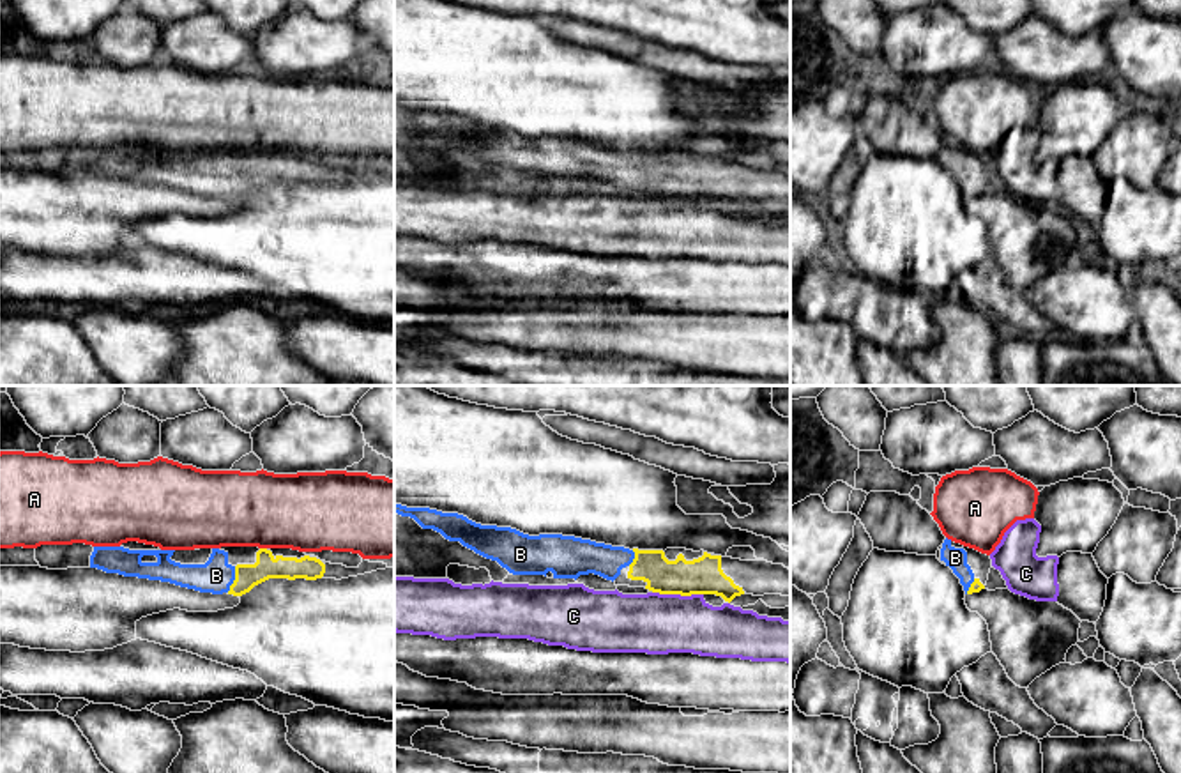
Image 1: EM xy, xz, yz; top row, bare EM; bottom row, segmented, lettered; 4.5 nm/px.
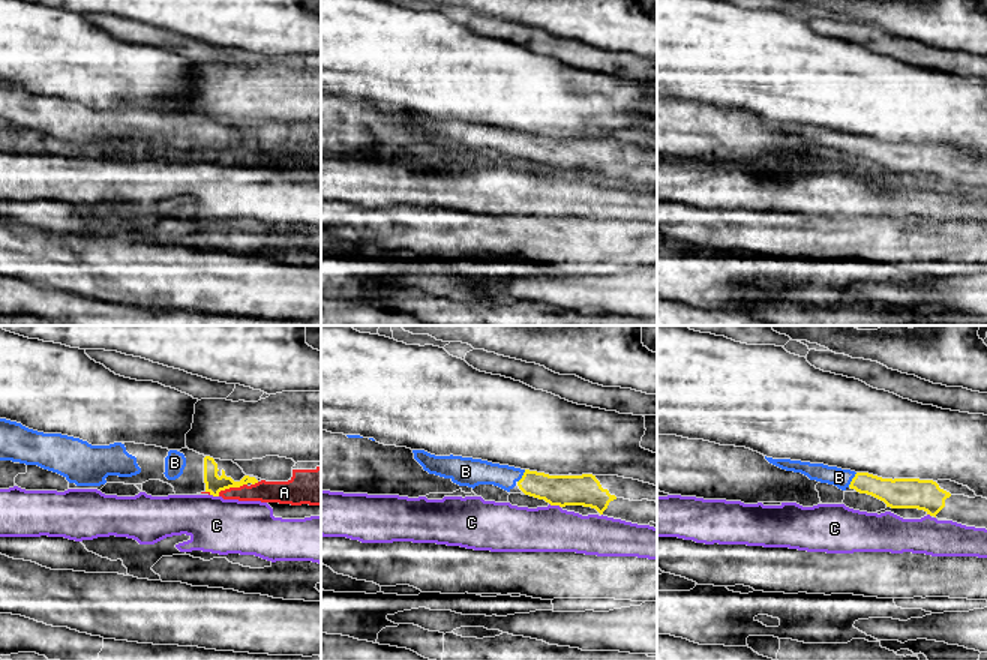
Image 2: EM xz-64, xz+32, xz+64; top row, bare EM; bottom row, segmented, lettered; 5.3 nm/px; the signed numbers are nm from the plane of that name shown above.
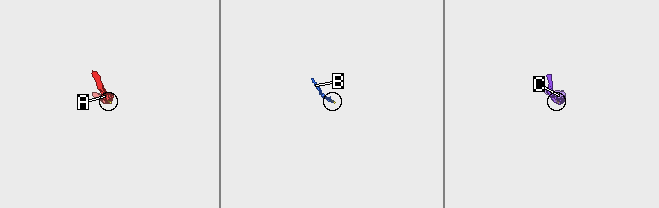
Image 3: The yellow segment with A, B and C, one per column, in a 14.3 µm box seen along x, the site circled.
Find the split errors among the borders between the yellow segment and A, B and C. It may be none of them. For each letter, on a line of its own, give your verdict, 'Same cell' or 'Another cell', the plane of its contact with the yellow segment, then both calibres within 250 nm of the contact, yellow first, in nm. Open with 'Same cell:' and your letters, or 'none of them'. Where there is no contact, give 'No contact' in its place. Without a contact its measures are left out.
Same cell: B
A: Another cell. Touches yellow in xy. Thickness 110 nm (yellow) against 360 nm
B: Same cell. Touches yellow in xy. Thickness 110 nm (yellow) against 160 nm
C: Another cell. Touches yellow in xz. Thickness 170 nm (yellow) against 280 nm

